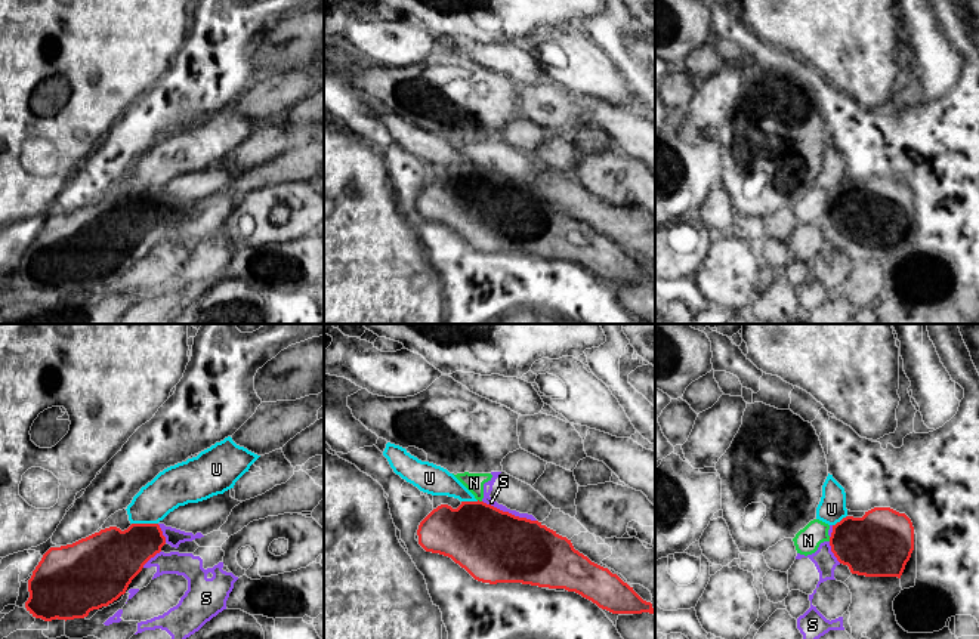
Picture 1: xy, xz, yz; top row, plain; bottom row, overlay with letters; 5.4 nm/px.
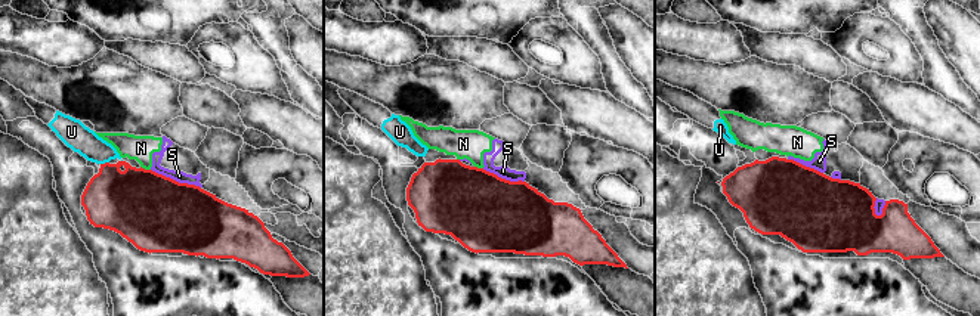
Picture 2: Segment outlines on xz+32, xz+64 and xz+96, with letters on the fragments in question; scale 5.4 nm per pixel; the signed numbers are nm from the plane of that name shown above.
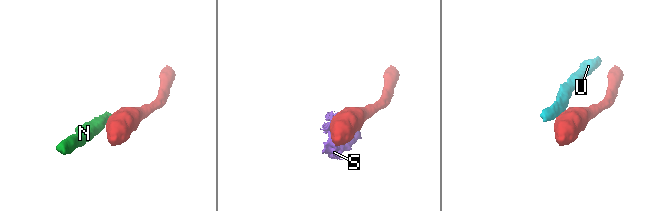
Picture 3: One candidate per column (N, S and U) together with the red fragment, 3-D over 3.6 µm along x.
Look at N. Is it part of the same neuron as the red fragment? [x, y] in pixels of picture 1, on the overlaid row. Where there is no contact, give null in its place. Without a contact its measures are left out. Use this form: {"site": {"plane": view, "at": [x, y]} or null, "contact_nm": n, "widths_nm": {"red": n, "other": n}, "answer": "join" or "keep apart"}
{"site": {"plane": "xz", "at": [478, 500]}, "contact_nm": 30, "widths_nm": {"red": 380, "other": 100}, "answer": "keep apart"}

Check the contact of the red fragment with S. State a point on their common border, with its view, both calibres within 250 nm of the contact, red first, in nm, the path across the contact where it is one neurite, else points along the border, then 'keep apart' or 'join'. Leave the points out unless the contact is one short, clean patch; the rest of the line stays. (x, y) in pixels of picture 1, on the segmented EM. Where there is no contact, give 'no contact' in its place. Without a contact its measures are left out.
xz (507, 512) | 400/50 nm | keep apart

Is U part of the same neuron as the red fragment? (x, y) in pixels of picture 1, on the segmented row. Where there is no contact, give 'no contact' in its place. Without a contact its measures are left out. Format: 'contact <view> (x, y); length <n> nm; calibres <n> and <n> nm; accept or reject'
contact xy (145, 524); length 140 nm; calibres 300 and 220 nm; reject

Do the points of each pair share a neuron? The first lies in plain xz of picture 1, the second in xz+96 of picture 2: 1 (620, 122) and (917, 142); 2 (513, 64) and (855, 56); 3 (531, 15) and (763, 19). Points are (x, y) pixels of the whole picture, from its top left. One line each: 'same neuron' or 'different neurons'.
1: different neurons
2: different neurons
3: same neuron

